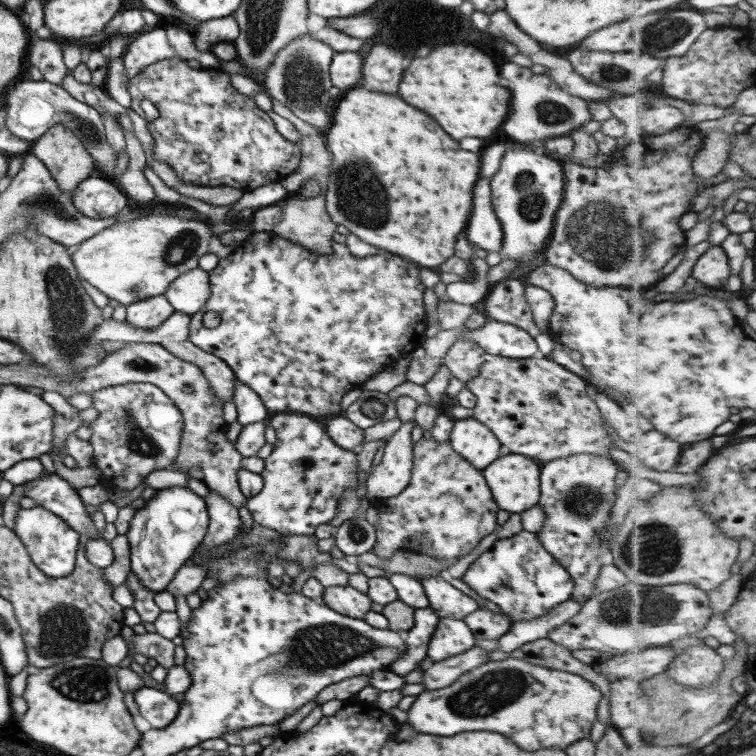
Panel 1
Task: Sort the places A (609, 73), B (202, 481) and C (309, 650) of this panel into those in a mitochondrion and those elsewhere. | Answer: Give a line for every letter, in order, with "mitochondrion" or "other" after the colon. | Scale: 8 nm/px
A: mitochondrion
B: other
C: mitochondrion

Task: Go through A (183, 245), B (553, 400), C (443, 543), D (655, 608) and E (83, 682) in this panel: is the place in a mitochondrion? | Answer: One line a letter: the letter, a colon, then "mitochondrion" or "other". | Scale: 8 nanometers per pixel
A: mitochondrion
B: mitochondrion
C: other
D: mitochondrion
E: mitochondrion

